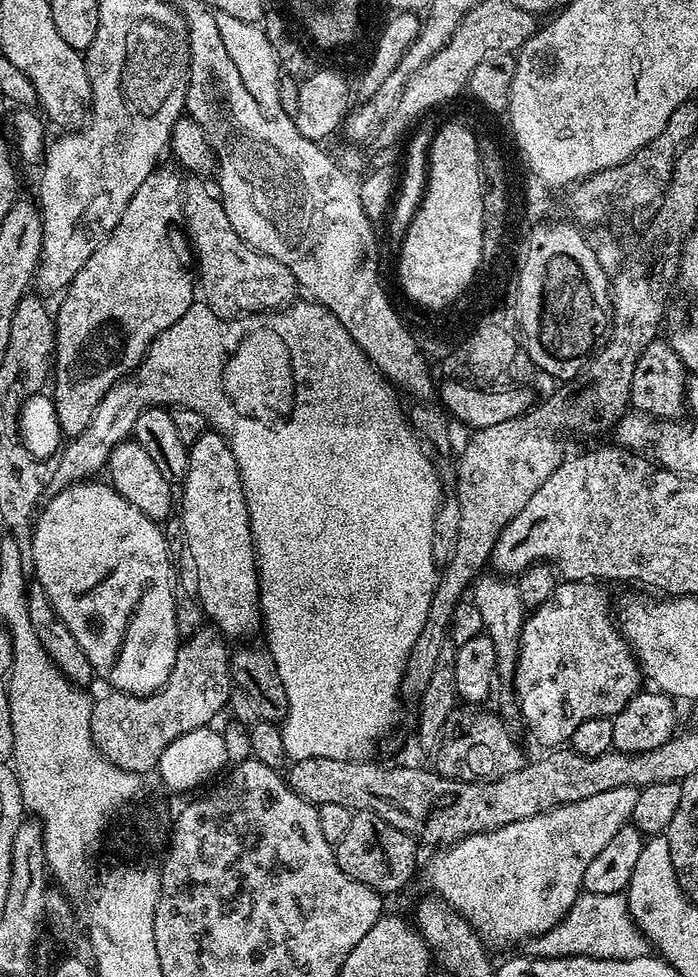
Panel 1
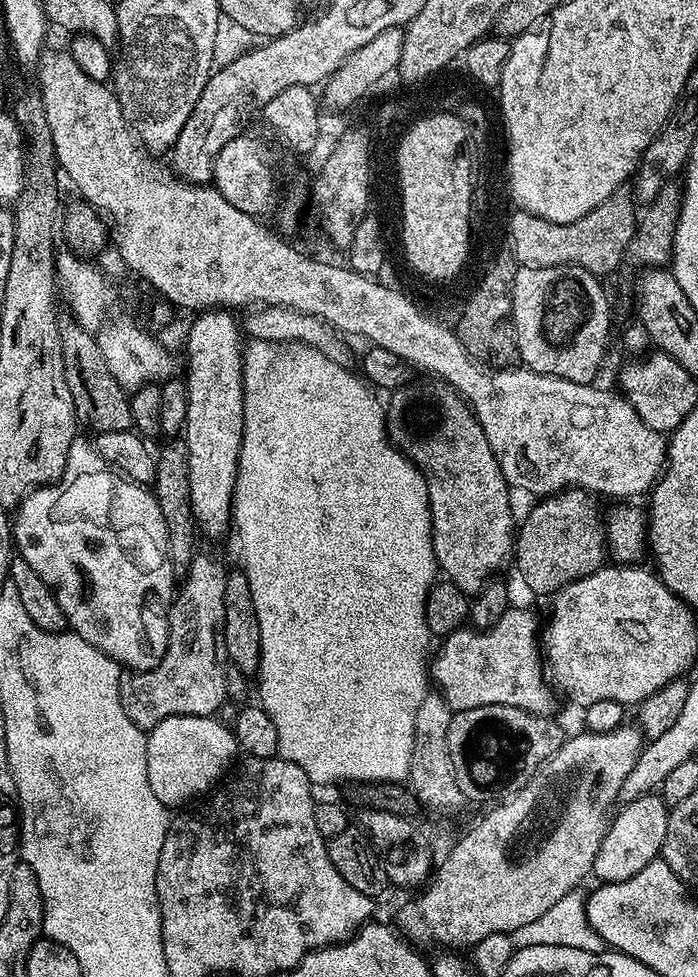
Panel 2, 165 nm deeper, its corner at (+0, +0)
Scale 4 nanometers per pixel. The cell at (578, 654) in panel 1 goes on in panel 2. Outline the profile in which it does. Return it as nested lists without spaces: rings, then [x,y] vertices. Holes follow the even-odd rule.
[[[512,606],[492,628],[480,631],[465,626],[443,637],[439,644],[440,649],[434,652],[430,664],[430,676],[441,698],[453,712],[501,704],[518,706],[535,716],[548,716],[551,713],[556,700],[546,679],[534,613]]]

